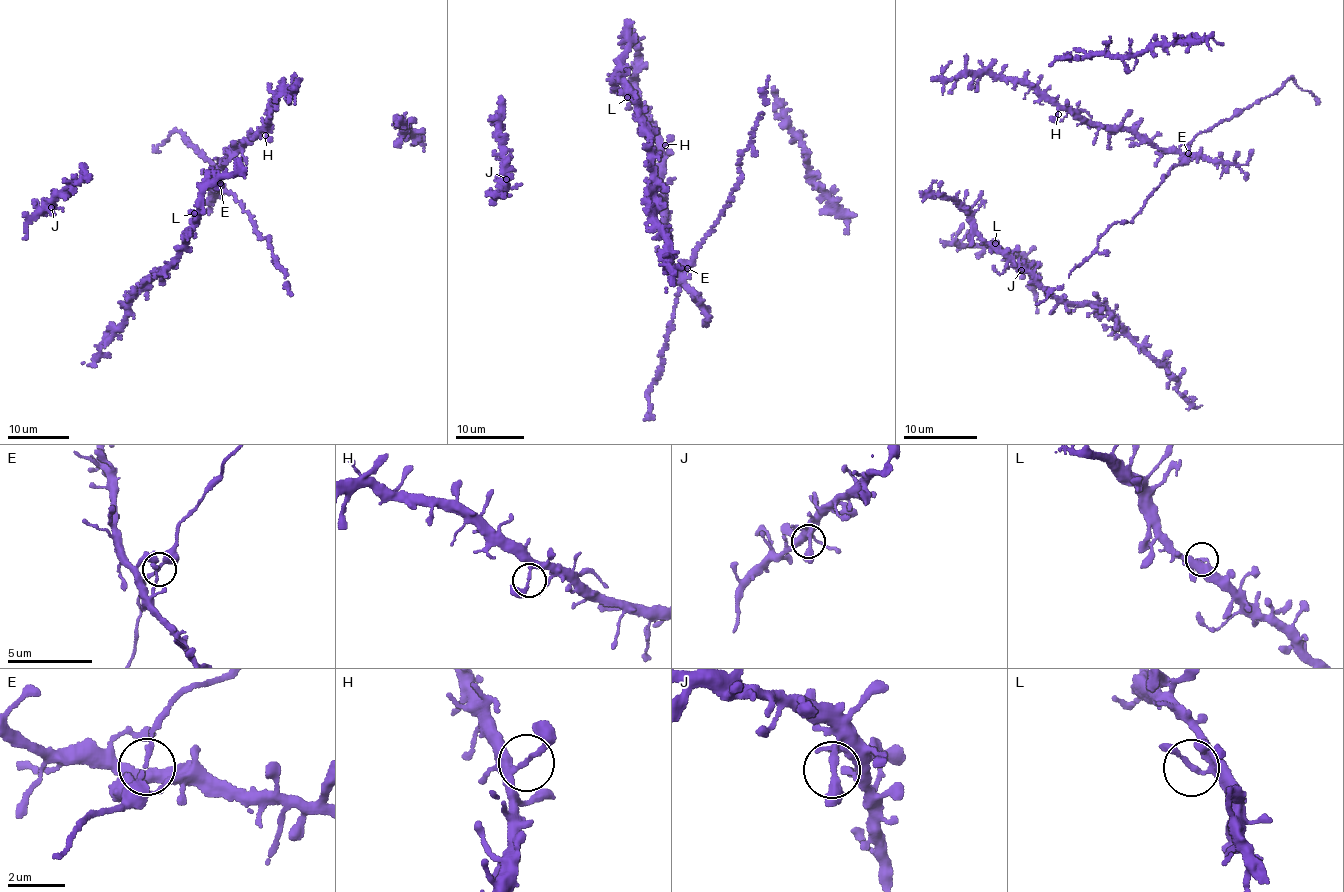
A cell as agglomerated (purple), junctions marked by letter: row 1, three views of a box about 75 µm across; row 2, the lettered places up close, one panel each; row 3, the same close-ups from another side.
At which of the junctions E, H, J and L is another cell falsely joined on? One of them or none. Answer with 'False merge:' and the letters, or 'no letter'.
False merge: no letter

